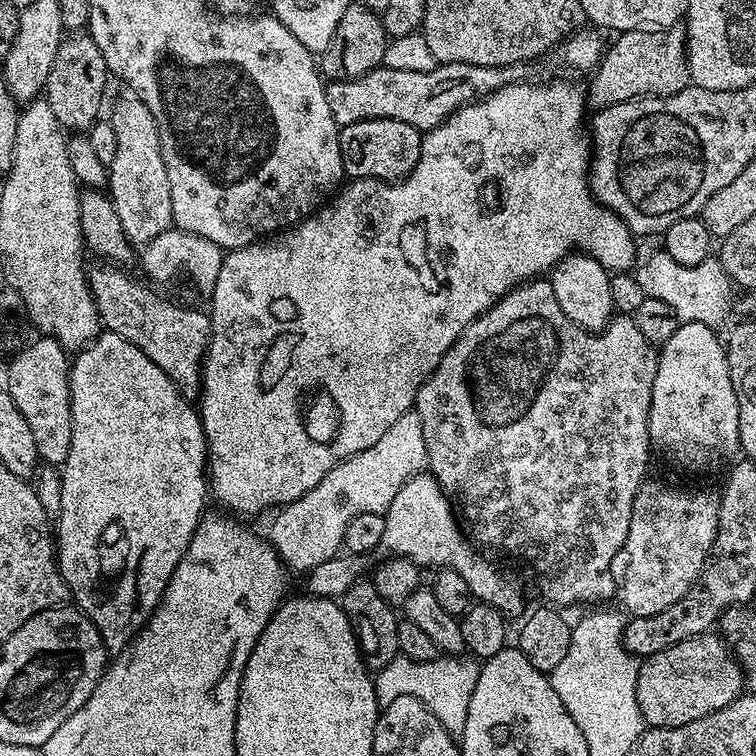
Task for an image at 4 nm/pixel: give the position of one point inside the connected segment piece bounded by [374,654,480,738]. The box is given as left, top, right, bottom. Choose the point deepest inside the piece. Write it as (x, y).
(443, 685)

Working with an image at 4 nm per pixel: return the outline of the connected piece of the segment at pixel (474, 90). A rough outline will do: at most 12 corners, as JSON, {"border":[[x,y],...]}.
{"border":[[524,64],[383,66],[333,80],[338,125],[394,118],[420,133],[525,79]]}

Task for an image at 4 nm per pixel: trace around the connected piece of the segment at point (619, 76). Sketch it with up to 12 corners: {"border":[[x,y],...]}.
{"border":[[683,27],[635,28],[586,84],[593,109],[689,87]]}

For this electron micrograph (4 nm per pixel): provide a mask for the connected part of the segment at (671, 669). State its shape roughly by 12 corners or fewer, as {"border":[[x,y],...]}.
{"border":[[709,630],[640,660],[648,728],[686,726],[745,688]]}

